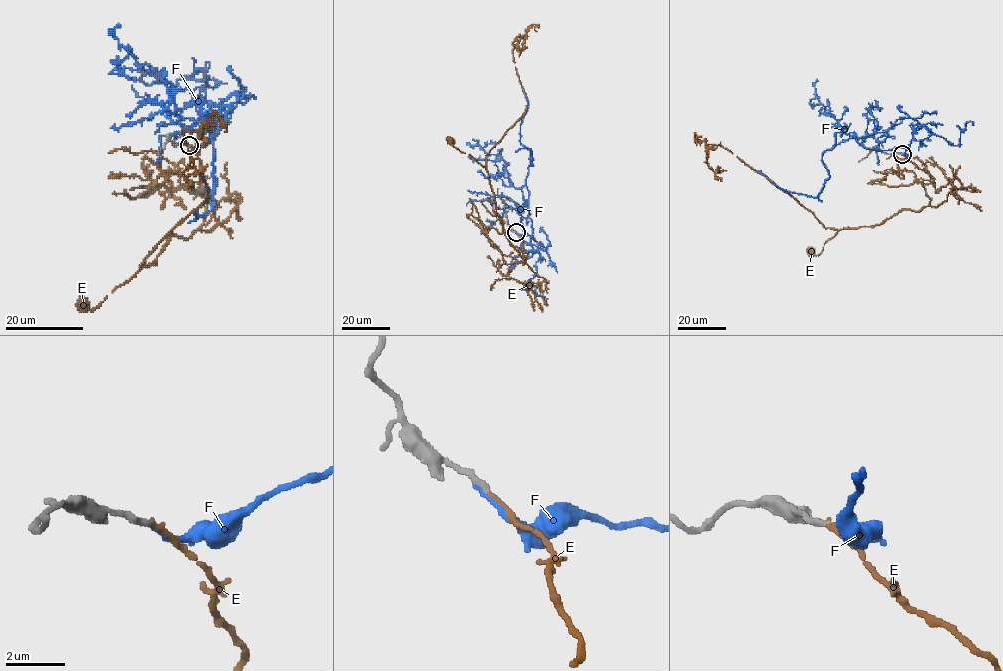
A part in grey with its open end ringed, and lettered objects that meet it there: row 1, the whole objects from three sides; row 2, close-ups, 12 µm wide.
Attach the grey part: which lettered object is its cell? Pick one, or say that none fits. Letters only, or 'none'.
E

